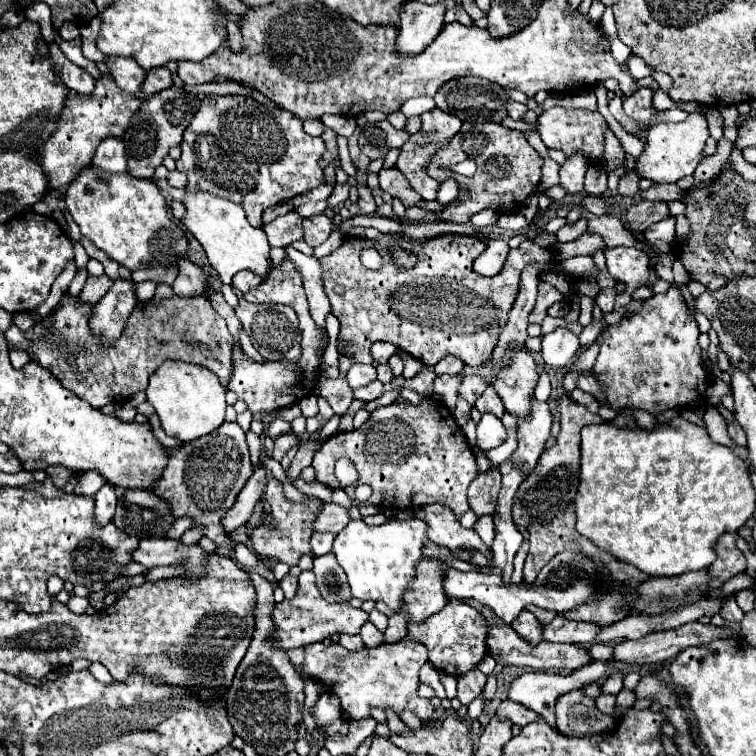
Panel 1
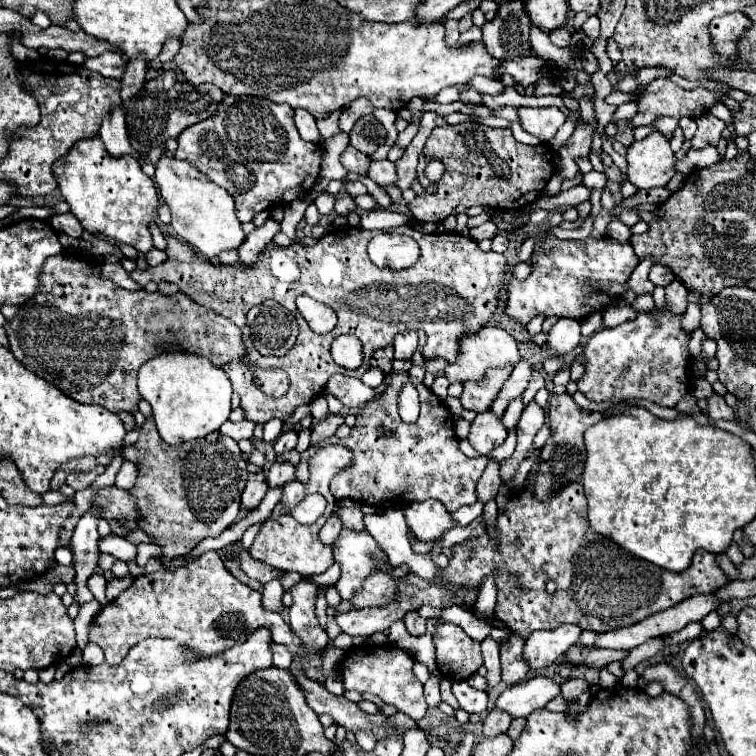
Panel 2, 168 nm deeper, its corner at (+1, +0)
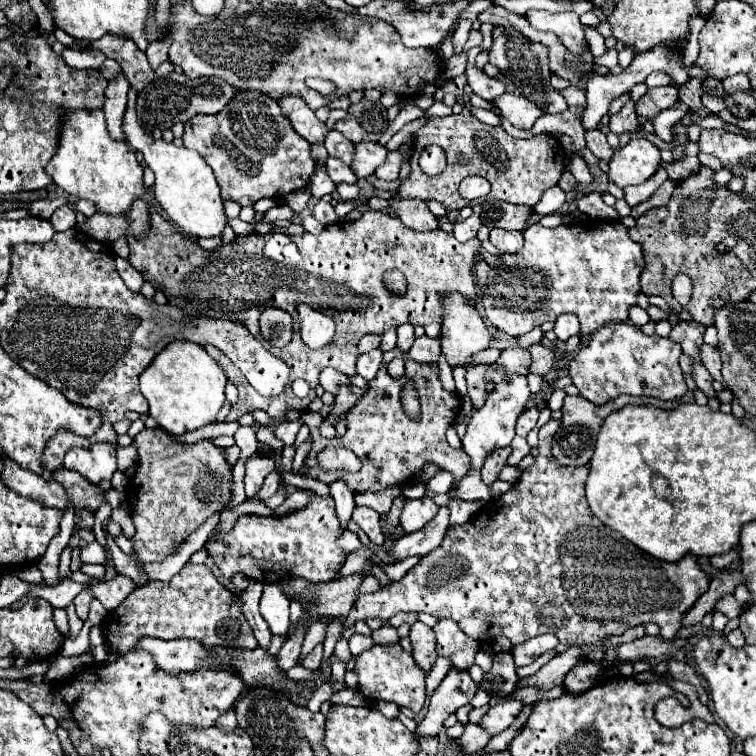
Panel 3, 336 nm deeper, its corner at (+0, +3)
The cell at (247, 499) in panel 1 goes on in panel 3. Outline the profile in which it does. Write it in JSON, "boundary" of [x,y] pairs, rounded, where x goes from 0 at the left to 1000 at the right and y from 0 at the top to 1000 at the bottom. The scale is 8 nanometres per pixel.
{"boundary":[[[335,602],[329,610],[327,610],[327,623],[324,623],[324,652],[327,652],[327,660],[335,660],[345,642],[348,642],[348,634],[364,620],[364,610],[361,604],[348,604],[348,602]]]}

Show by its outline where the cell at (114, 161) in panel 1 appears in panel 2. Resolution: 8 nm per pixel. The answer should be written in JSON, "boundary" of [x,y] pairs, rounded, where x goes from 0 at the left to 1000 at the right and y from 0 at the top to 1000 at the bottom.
{"boundary":[[[153,143],[153,148],[146,148],[138,153],[138,164],[130,172],[130,180],[135,183],[140,198],[148,206],[164,206],[164,204],[177,204],[175,193],[169,188],[169,175],[167,175],[167,161],[164,161],[164,143]]]}

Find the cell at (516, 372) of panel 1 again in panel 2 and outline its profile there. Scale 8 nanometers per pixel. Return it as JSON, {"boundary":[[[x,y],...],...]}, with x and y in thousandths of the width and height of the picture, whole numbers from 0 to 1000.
{"boundary":[[[643,431],[643,434],[635,434],[632,439],[622,439],[622,442],[614,442],[608,444],[608,460],[606,460],[606,471],[603,471],[603,479],[593,481],[590,487],[590,500],[595,505],[616,505],[616,503],[638,503],[643,489],[648,487],[661,487],[661,484],[669,484],[669,481],[685,481],[688,479],[688,468],[685,468],[685,458],[683,458],[683,450],[664,434],[651,434],[651,431]]]}

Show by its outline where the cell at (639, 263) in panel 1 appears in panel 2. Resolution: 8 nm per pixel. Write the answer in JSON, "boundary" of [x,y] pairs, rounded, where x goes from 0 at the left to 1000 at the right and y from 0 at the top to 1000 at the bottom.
{"boundary":[[[728,304],[717,307],[720,315],[714,315],[706,325],[704,341],[701,341],[701,365],[696,370],[672,370],[669,373],[669,415],[683,423],[685,429],[696,431],[706,418],[738,418],[738,421],[757,421],[757,423],[772,423],[778,418],[798,413],[831,384],[831,368],[844,352],[844,339],[839,336],[833,320],[817,320],[807,312],[796,315],[772,315],[772,317],[741,317]]]}

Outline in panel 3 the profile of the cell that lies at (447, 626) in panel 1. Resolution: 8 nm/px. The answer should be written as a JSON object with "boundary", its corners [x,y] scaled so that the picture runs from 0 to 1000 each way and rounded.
{"boundary":[[[581,819],[573,835],[578,843],[578,864],[591,869],[602,885],[618,888],[628,877],[628,864],[636,858],[636,851],[615,840],[602,821]]]}

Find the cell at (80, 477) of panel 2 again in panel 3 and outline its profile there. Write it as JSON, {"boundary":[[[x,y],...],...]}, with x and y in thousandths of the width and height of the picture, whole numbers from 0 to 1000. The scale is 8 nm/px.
{"boundary":[[[126,589],[120,594],[94,594],[86,602],[86,620],[107,626],[123,639],[144,636],[147,628],[155,623],[152,591]]]}

